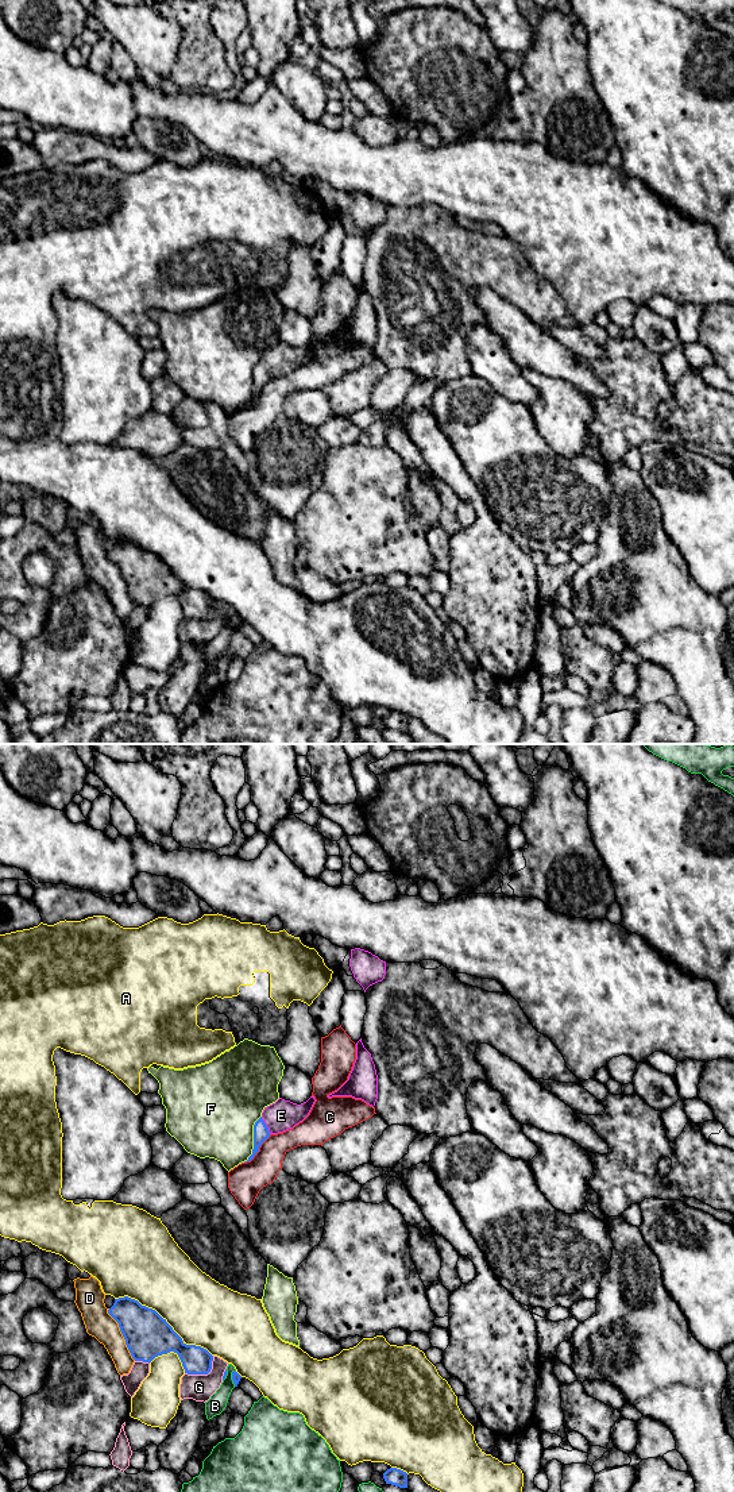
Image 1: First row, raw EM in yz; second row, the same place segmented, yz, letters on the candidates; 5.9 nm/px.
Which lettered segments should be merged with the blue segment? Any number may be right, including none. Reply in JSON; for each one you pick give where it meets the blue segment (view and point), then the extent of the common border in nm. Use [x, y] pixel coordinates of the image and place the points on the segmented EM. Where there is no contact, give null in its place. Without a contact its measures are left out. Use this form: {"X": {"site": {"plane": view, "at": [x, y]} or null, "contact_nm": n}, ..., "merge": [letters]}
{"E": {"site": {"plane": "yz", "at": [265, 1125]}, "contact_nm": 120}, "merge": ["E"]}

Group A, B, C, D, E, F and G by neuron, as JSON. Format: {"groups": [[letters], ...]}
{"groups": [["A"], ["B"], ["C"], ["D"], ["E"], ["F"], ["G"]]}

